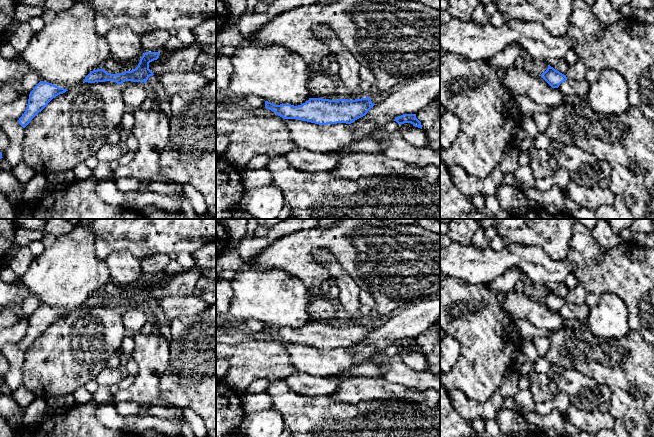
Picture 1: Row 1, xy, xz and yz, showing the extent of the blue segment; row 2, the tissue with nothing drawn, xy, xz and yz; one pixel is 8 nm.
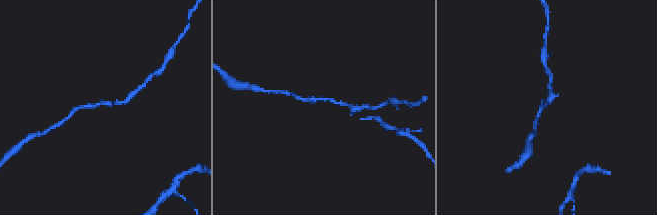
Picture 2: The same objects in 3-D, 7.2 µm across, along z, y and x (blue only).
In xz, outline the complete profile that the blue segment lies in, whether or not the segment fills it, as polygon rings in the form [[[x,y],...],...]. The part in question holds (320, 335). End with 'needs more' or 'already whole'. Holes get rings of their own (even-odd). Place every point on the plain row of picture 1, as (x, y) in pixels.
[[[309,322],[305,327],[294,330],[291,328],[276,329],[265,325],[265,332],[284,343],[298,343],[319,349],[346,347],[365,340],[375,328],[366,322],[347,324],[329,324]]] | already whole

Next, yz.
[[[548,289],[545,296],[541,298],[541,301],[552,311],[558,312],[561,307],[567,304],[566,299],[555,294],[553,291]]] | already whole

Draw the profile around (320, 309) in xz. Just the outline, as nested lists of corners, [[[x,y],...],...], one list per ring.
[[[314,288],[313,294],[309,298],[308,313],[310,322],[329,324],[341,322],[339,314],[329,302],[328,297],[319,291],[319,288]]]

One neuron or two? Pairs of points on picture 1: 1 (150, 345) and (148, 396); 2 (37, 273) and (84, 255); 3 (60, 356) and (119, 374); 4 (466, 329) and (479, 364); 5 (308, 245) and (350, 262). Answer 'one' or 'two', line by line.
1: one
2: one
3: two
4: one
5: one

